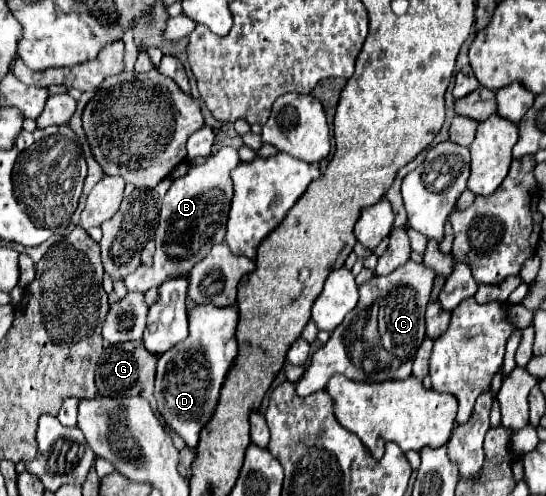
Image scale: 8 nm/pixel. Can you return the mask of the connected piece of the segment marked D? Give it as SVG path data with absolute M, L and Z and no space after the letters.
M195 305L189 311L189 337L159 357L155 381L157 407L167 425L183 437L189 449L195 449L199 431L213 415L219 389L237 355L235 325L237 307Z

